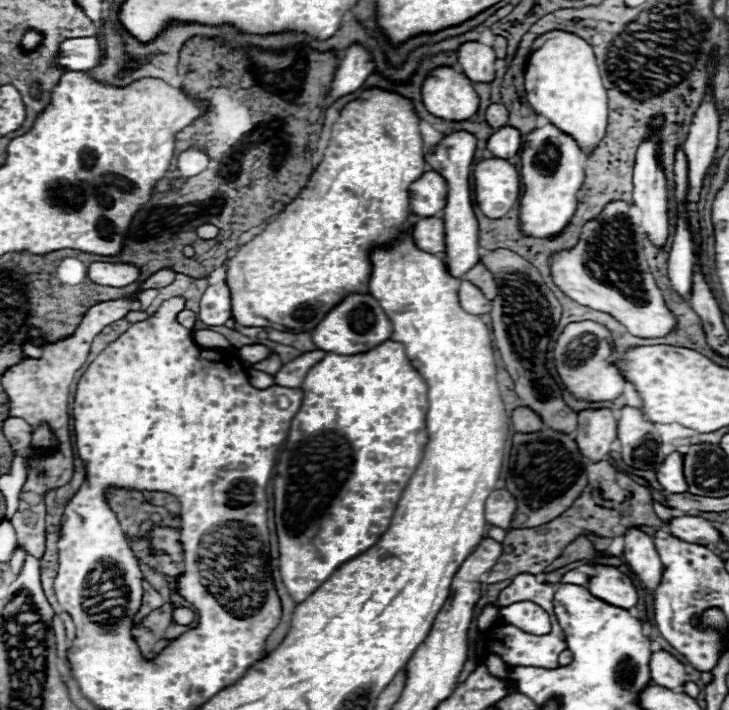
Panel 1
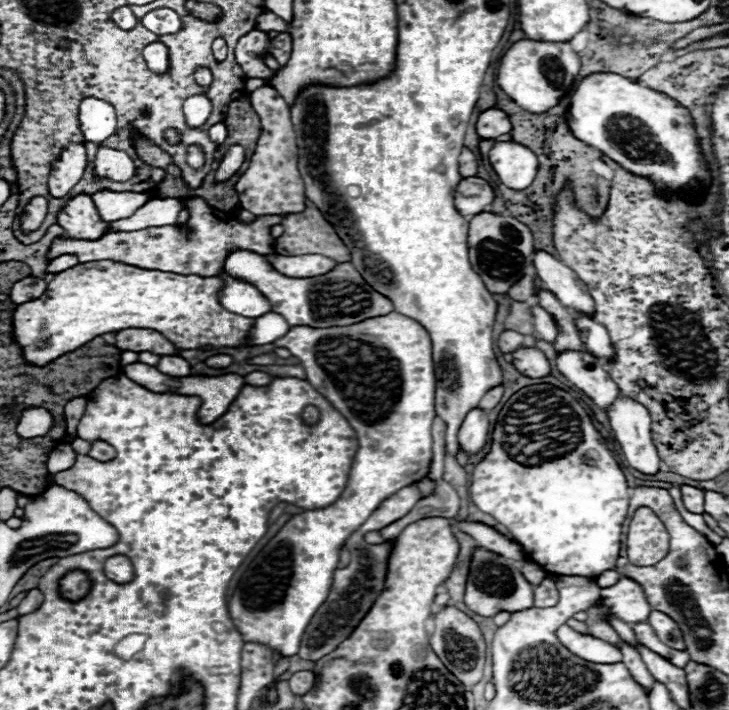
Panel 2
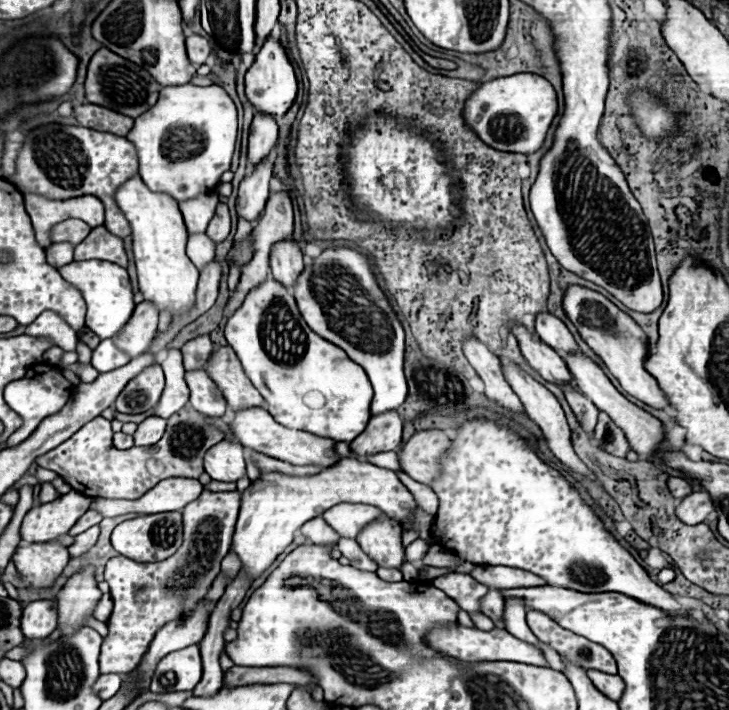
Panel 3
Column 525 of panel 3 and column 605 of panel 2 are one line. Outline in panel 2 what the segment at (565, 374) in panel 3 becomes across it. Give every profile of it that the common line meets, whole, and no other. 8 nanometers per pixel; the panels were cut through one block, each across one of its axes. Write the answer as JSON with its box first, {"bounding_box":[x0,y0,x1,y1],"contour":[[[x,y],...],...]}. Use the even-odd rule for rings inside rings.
{"bounding_box":[576,312,614,358],"contour":[[[576,312],[576,328],[580,332],[580,340],[592,354],[596,354],[598,358],[612,358],[614,350],[608,338],[608,330],[602,324],[598,324],[590,316]]]}

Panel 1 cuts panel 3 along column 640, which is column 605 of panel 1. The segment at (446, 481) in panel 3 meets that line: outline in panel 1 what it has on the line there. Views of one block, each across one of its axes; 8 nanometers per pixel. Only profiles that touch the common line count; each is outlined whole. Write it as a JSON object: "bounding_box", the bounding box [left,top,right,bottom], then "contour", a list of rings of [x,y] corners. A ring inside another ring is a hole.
{"bounding_box":[588,566,638,610],"contour":[[[596,566],[588,590],[592,596],[624,610],[630,610],[638,602],[638,592],[632,580],[612,566]]]}

